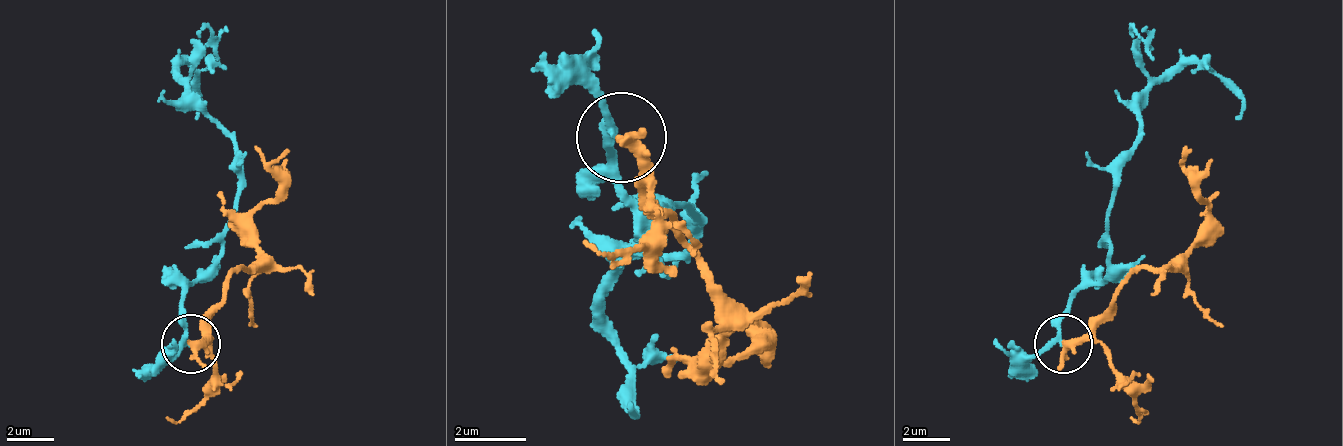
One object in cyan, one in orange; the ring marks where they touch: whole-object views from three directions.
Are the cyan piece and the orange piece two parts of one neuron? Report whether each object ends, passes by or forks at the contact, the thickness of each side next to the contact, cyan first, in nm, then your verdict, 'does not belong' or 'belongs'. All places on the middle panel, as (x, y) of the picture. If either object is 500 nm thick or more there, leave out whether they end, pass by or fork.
cyan passes by; orange passes by; 150 nm thick on the cyan side, 280 nm on the other; belongs

